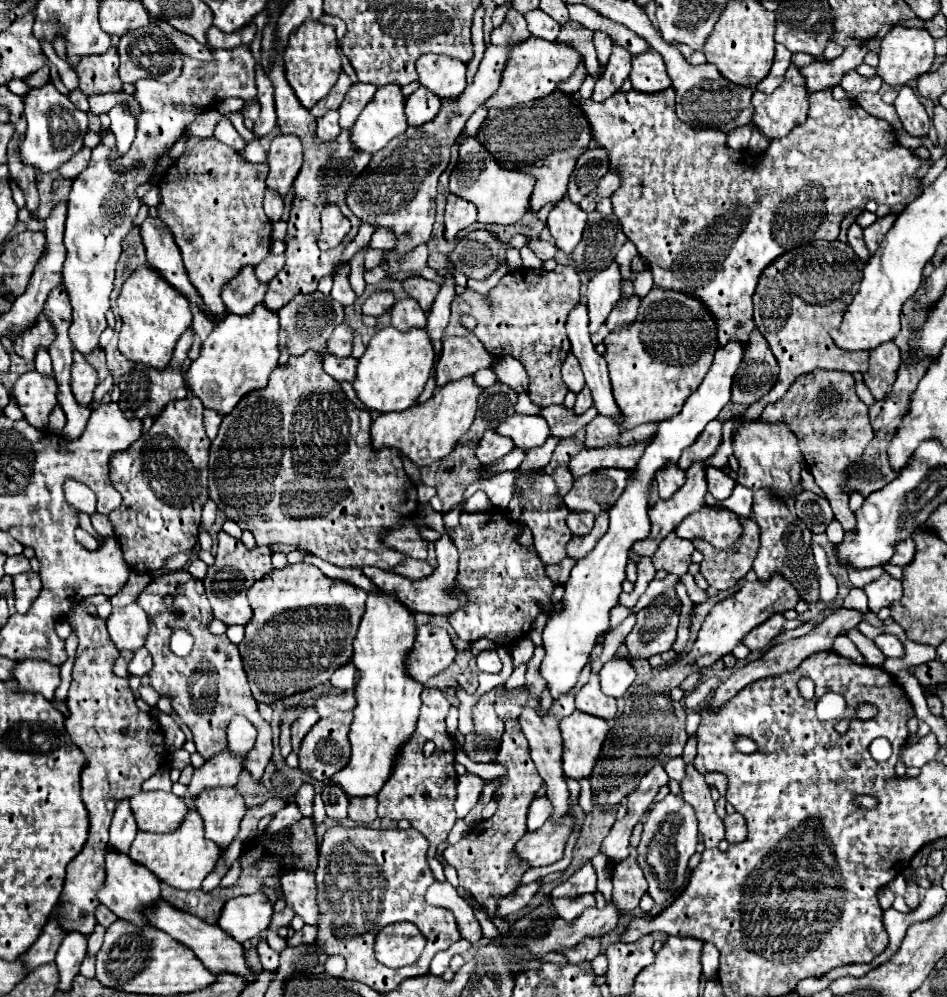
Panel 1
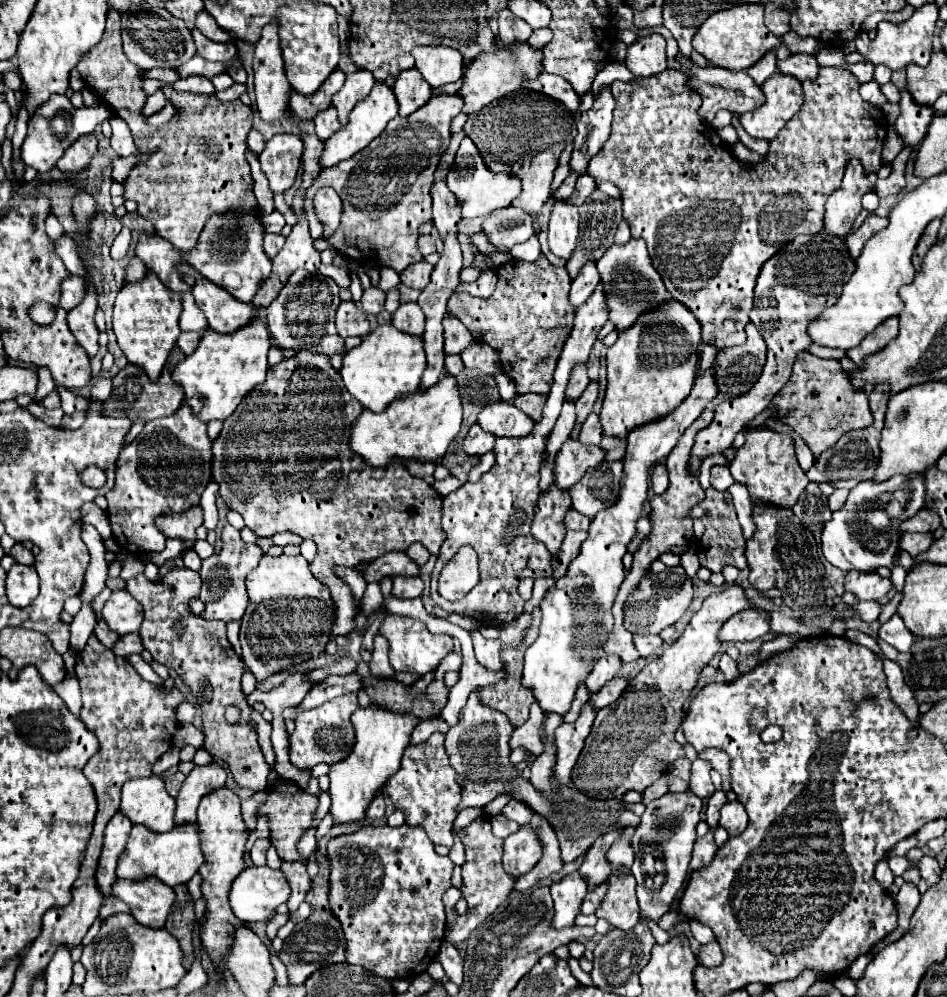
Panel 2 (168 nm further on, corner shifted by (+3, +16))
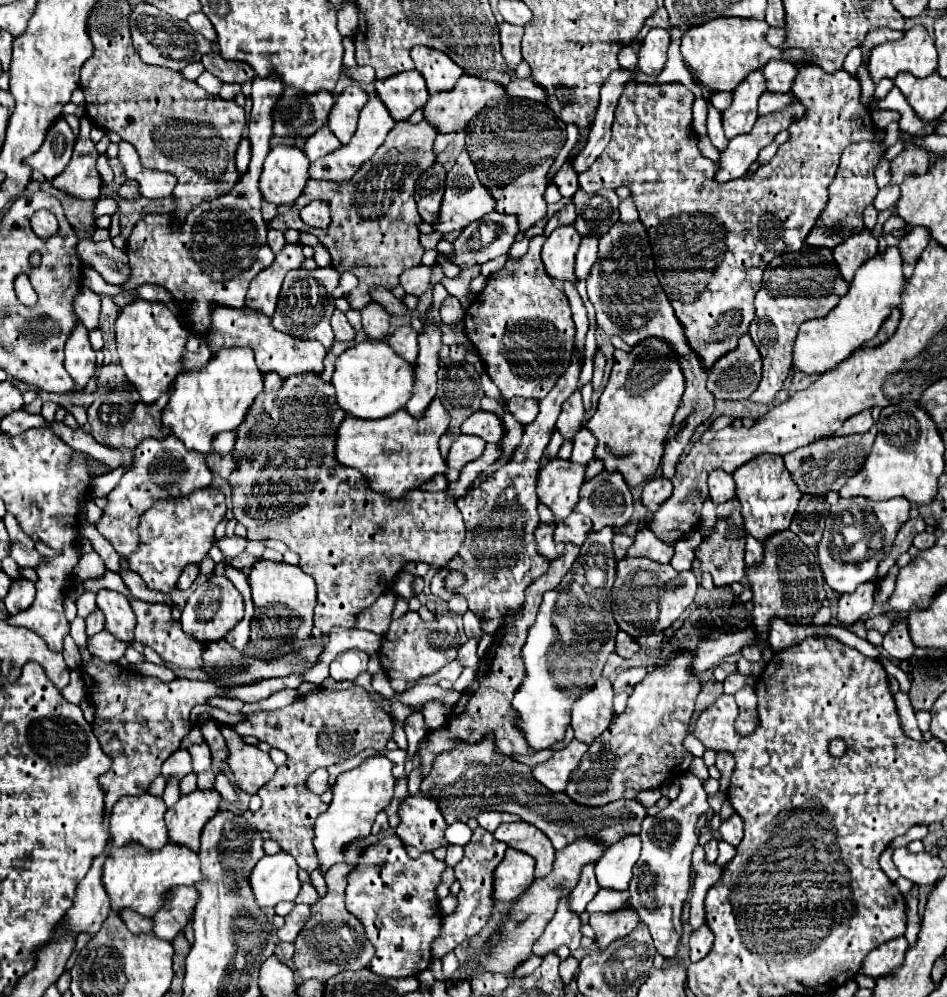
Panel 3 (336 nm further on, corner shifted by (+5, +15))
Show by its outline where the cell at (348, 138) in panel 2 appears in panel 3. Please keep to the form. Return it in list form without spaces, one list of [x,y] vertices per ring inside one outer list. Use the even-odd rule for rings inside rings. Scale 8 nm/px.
[[[379,95],[369,97],[367,105],[361,109],[359,115],[359,123],[357,123],[357,131],[351,137],[351,141],[347,145],[341,145],[339,149],[335,149],[335,153],[329,153],[327,157],[321,157],[319,161],[311,163],[309,167],[309,175],[311,179],[325,179],[325,181],[347,181],[349,177],[353,177],[353,173],[359,169],[361,163],[369,161],[371,155],[375,153],[375,149],[385,141],[389,129],[395,125],[395,119],[391,117],[391,113],[387,113],[387,107],[383,105],[383,101],[379,99]]]

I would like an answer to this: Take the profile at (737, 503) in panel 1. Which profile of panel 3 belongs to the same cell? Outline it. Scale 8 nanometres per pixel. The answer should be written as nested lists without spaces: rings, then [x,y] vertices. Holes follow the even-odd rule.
[[[745,535],[745,565],[755,565],[763,559],[763,543],[751,535]]]

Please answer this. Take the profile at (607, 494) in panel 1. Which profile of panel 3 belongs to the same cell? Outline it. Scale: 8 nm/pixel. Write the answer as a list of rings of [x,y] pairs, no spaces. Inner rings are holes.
[[[609,473],[609,491],[607,479],[591,479],[585,483],[575,505],[577,513],[587,515],[593,521],[593,529],[603,529],[605,525],[621,527],[633,515],[633,497],[623,481],[621,473]],[[609,493],[609,497],[605,495]]]

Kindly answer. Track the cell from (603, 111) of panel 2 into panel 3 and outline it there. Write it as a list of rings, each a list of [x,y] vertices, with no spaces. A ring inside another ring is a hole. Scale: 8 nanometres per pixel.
[[[565,161],[563,167],[555,173],[553,183],[559,187],[559,191],[561,191],[563,197],[571,199],[571,197],[575,195],[575,191],[579,189],[579,181],[577,181],[577,177],[579,177],[579,173],[575,173],[571,161]]]

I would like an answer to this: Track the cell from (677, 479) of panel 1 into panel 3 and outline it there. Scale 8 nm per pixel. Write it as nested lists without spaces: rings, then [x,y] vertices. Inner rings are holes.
[[[667,477],[649,479],[641,495],[647,511],[657,511],[659,505],[665,503],[669,497],[671,497],[671,481]]]

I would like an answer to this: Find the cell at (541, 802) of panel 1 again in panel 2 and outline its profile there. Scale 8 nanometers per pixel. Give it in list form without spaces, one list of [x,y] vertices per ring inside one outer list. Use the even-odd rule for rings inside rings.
[[[509,800],[501,812],[505,818],[509,818],[517,824],[529,824],[529,820],[533,816],[533,812],[529,812],[529,808],[525,808],[525,804],[517,804],[517,800]]]

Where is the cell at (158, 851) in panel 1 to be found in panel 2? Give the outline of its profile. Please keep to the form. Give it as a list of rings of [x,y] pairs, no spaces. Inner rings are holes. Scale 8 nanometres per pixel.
[[[197,824],[173,828],[165,834],[155,834],[155,832],[149,832],[147,828],[133,826],[133,830],[129,834],[129,842],[119,856],[115,874],[117,874],[117,878],[123,878],[123,880],[157,878],[163,884],[173,888],[179,884],[187,884],[197,874],[197,870],[203,862],[205,862],[205,856],[201,852]]]

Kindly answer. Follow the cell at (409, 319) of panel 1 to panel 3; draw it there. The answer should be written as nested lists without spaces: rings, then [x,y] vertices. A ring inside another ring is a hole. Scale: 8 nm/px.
[[[401,325],[395,333],[387,339],[389,345],[409,363],[415,363],[417,357],[417,331],[411,325]]]

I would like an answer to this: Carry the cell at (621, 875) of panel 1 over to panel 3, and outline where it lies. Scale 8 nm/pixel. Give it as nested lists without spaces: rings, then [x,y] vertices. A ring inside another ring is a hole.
[[[631,907],[619,909],[615,913],[591,913],[589,925],[595,931],[595,943],[599,949],[607,947],[611,941],[625,937],[639,923],[637,913]]]

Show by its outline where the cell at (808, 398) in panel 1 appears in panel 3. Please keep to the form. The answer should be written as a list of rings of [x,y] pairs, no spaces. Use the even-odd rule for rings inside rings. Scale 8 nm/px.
[[[867,409],[867,411],[863,411],[863,413],[859,413],[859,415],[855,415],[855,417],[846,420],[835,435],[847,436],[854,433],[865,433],[865,431],[871,429],[873,423],[875,423],[875,421],[873,421],[873,417],[871,417],[871,411]]]

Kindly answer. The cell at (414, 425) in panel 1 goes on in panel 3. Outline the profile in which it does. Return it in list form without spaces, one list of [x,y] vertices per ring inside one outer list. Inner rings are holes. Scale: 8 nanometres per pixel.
[[[435,397],[423,417],[411,417],[407,409],[383,417],[383,421],[355,421],[345,417],[337,431],[335,455],[341,465],[359,469],[373,491],[387,493],[393,499],[403,497],[409,489],[419,487],[437,473],[445,473],[447,463],[439,453],[439,439],[449,427],[449,413]]]

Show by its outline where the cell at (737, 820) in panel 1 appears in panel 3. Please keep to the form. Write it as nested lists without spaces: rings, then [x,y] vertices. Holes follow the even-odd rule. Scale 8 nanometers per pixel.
[[[733,813],[727,821],[721,821],[717,831],[721,833],[723,841],[737,847],[741,843],[741,839],[743,839],[743,819],[737,813]]]

